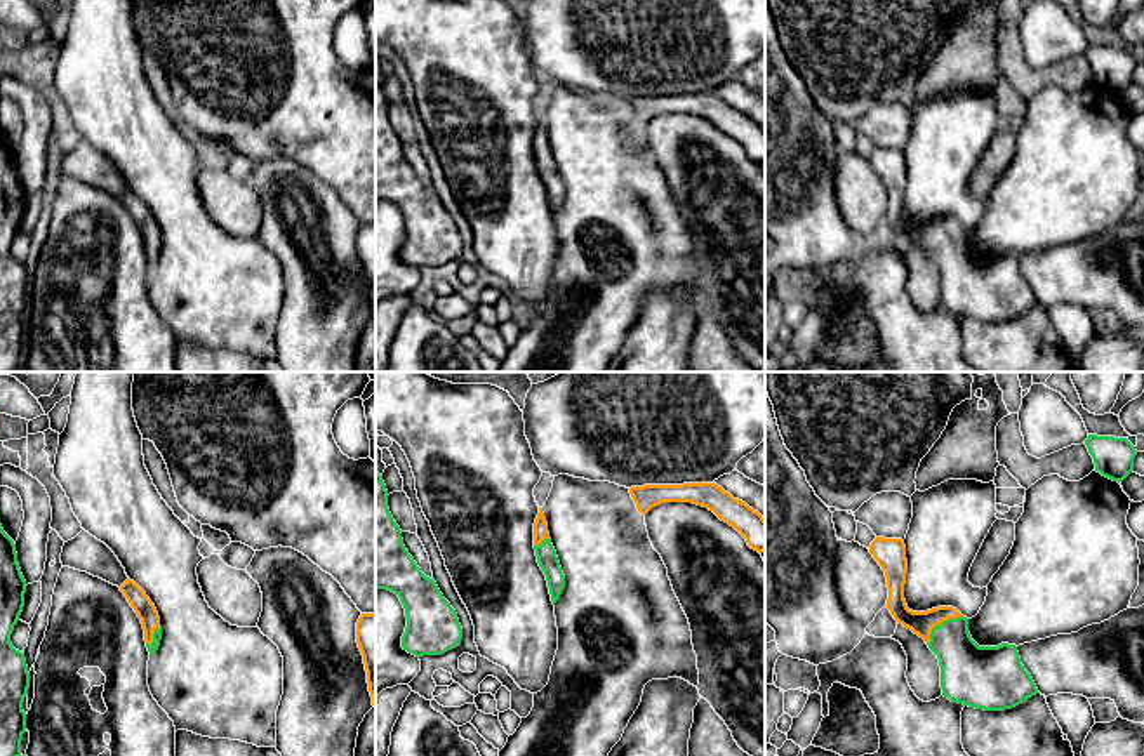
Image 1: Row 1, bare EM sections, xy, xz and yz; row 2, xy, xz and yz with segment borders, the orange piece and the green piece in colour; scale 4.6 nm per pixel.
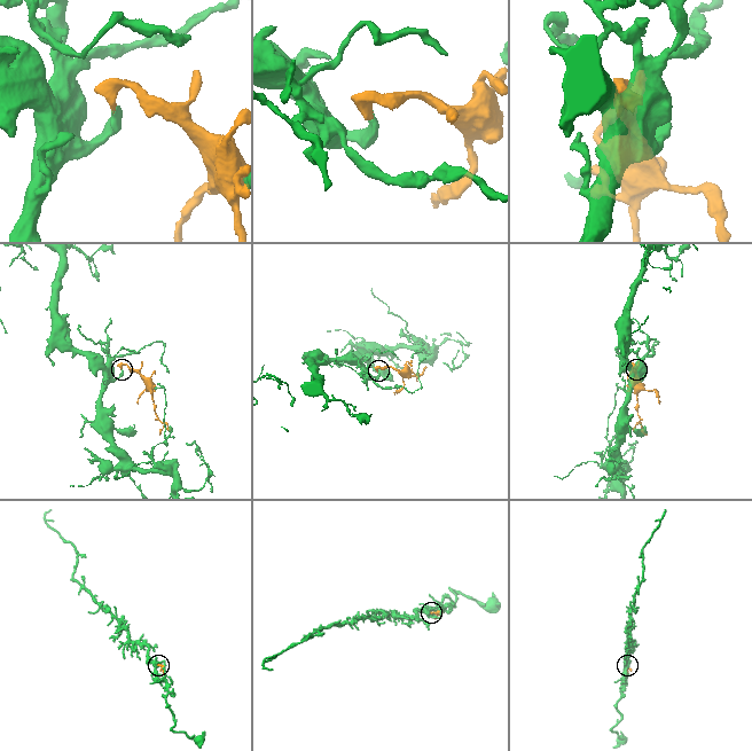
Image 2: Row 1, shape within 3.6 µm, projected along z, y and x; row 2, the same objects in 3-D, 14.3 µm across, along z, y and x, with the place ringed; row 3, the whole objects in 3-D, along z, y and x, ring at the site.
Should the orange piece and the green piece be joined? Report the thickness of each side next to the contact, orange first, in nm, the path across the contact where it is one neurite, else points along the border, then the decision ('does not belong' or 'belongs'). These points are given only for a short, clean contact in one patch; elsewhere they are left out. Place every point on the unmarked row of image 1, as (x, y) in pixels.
calibres 110 and 260 nm; way yz (920, 233), (939, 235), (967, 280); belongs

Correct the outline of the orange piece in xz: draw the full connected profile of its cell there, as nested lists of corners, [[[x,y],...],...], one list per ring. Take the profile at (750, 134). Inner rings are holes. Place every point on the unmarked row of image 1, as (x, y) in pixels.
[[[716,94],[643,96],[631,97],[629,104],[642,125],[662,113],[692,113],[708,118],[734,137],[751,160],[765,162],[765,129]]]

